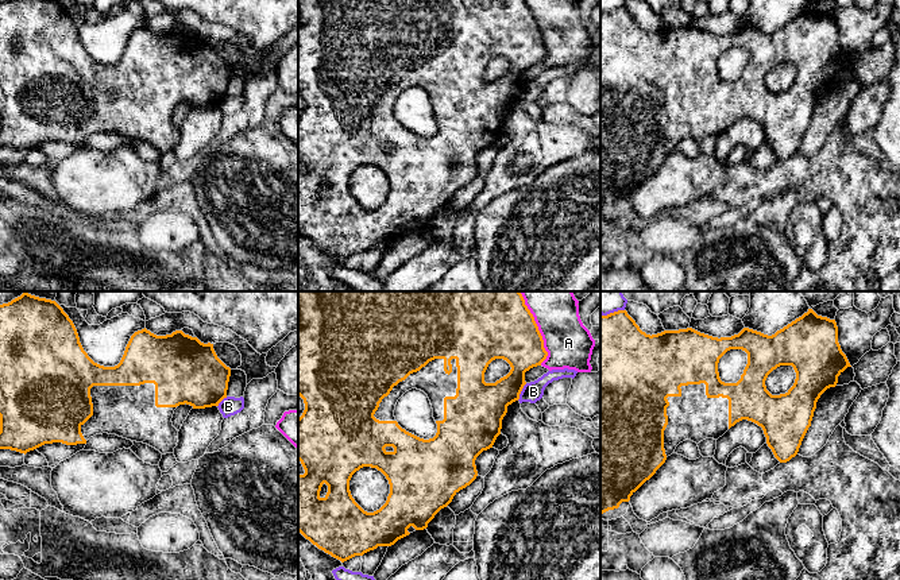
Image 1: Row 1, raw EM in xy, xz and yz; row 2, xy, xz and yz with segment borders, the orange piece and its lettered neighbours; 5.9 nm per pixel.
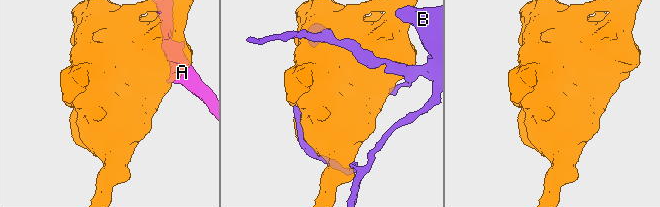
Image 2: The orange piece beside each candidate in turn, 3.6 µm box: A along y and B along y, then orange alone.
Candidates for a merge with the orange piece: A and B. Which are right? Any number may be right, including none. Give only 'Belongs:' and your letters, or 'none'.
Belongs: none

